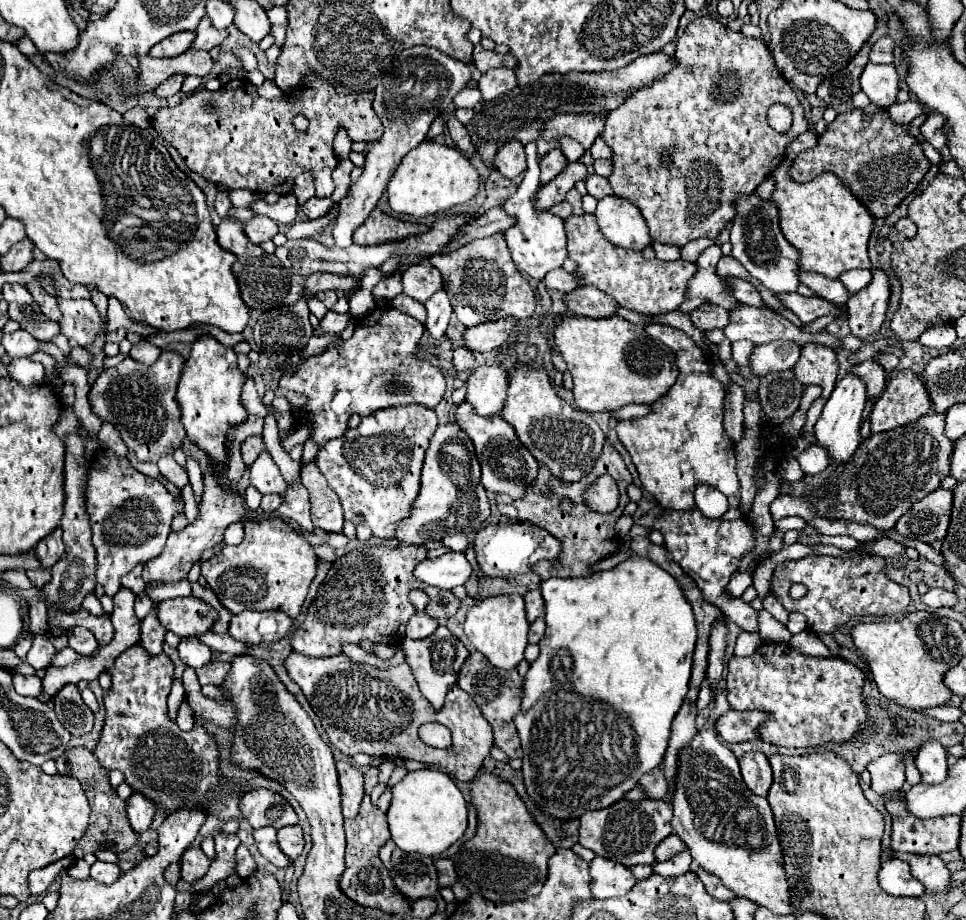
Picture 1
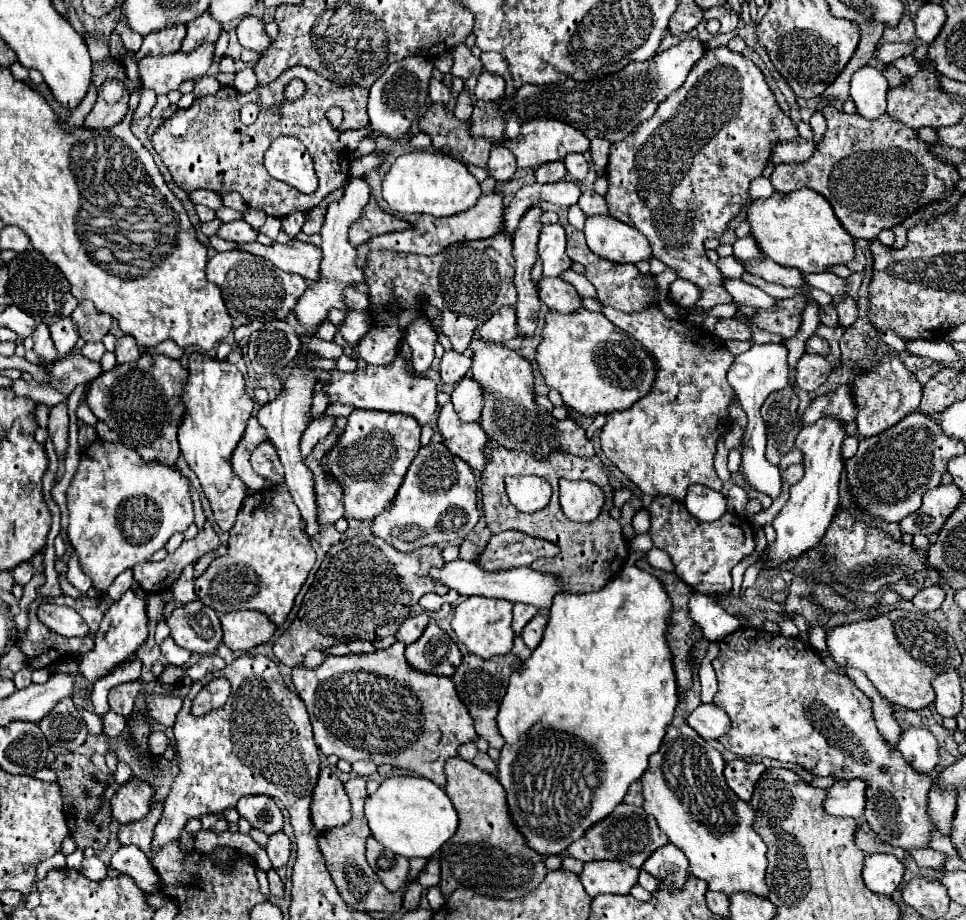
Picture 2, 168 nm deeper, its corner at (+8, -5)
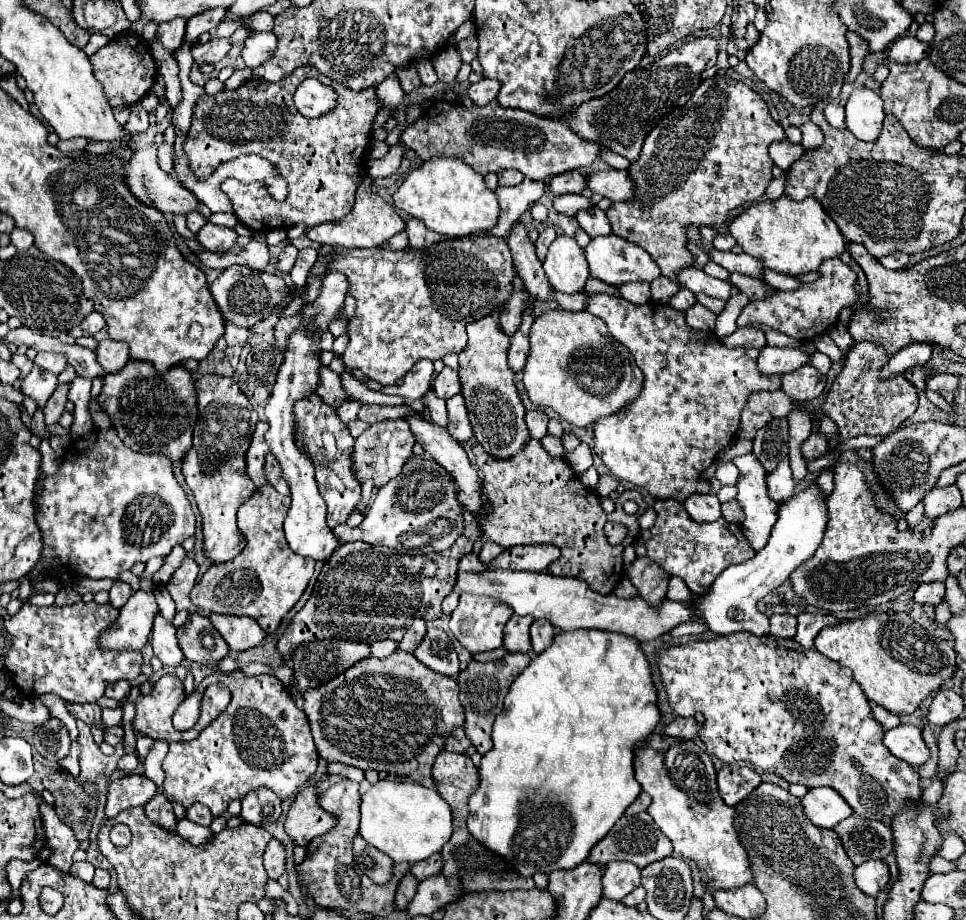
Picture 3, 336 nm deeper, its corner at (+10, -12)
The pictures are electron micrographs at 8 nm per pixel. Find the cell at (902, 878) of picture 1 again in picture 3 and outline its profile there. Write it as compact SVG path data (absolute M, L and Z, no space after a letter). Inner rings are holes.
M868 860L856 866L854 878L856 878L856 886L864 894L878 896L878 892L884 890L886 884L890 882L890 868L882 860Z

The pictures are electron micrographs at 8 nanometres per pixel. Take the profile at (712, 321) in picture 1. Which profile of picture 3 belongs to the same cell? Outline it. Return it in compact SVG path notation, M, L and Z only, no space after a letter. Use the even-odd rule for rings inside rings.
M738 328L730 336L718 338L718 340L722 344L726 344L728 348L762 348L762 346L766 346L764 332L756 330L756 328Z

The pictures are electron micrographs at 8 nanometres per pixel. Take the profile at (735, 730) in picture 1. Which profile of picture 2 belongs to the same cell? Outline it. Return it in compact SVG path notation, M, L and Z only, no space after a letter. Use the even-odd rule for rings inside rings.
M714 703L710 705L700 705L696 707L688 717L686 723L704 739L718 739L728 731L728 715L716 707Z

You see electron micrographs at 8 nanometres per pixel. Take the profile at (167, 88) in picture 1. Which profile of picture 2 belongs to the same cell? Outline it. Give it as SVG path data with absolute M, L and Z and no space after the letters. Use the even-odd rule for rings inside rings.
M202 43L192 53L174 53L164 57L140 59L140 77L146 89L154 89L158 95L166 95L180 87L186 79L204 77L214 61L214 43Z

